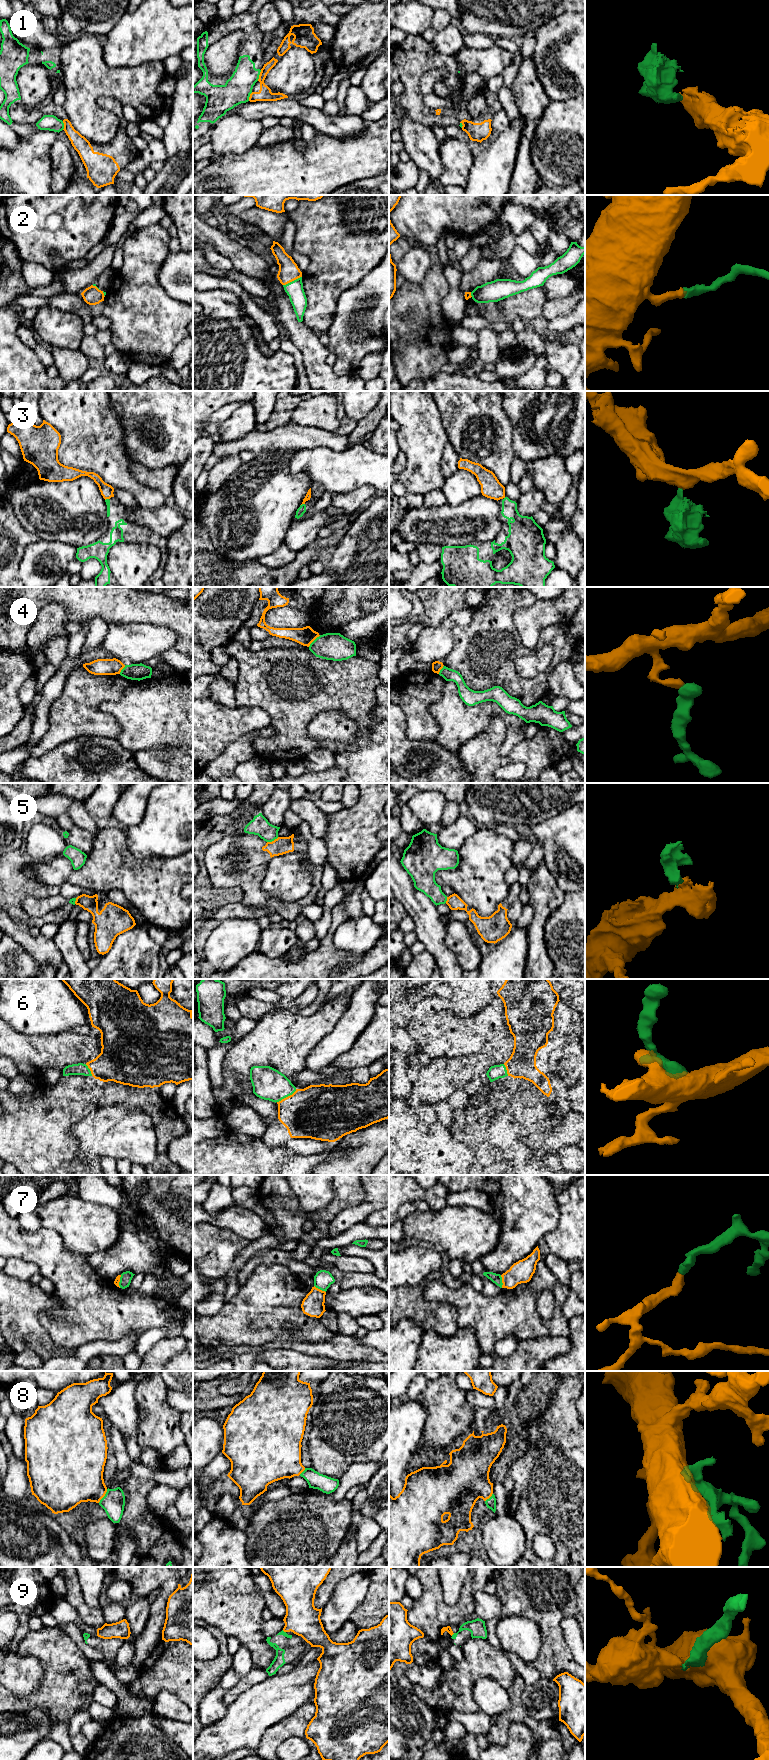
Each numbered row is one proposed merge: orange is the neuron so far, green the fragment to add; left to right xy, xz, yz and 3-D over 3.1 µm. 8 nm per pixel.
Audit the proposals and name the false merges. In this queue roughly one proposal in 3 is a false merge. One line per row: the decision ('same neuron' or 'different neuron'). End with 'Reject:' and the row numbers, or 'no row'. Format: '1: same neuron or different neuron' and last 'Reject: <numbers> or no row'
1: different neuron
2: same neuron
3: different neuron
4: different neuron
5: different neuron
6: same neuron
7: same neuron
8: same neuron
9: different neuron
Reject: 1, 3, 4, 5, 9

